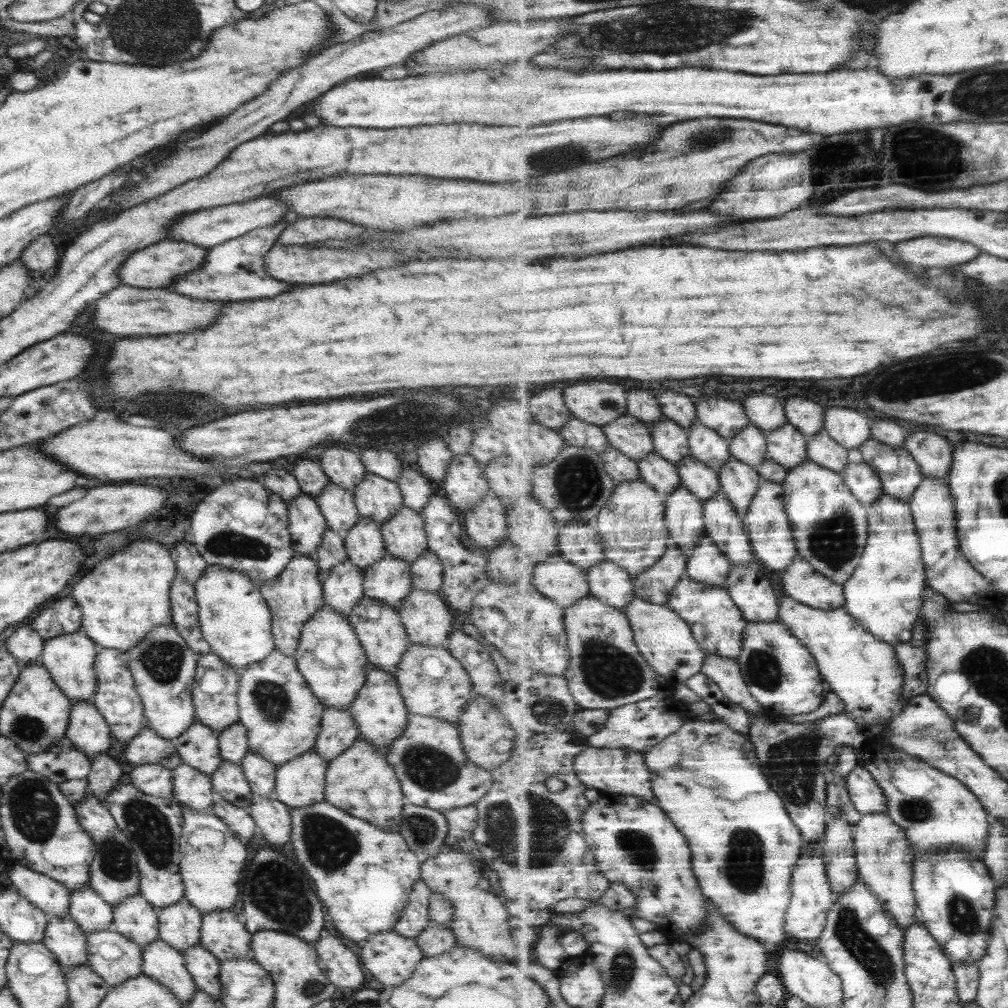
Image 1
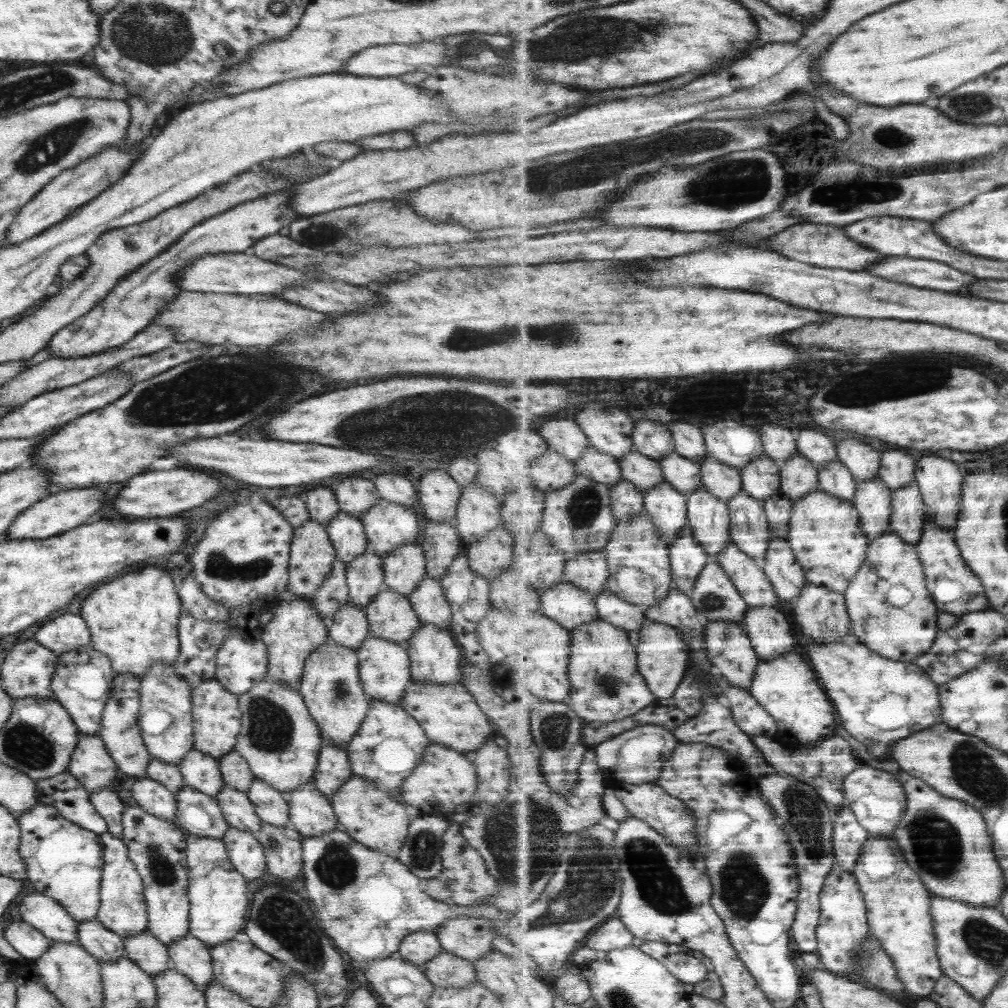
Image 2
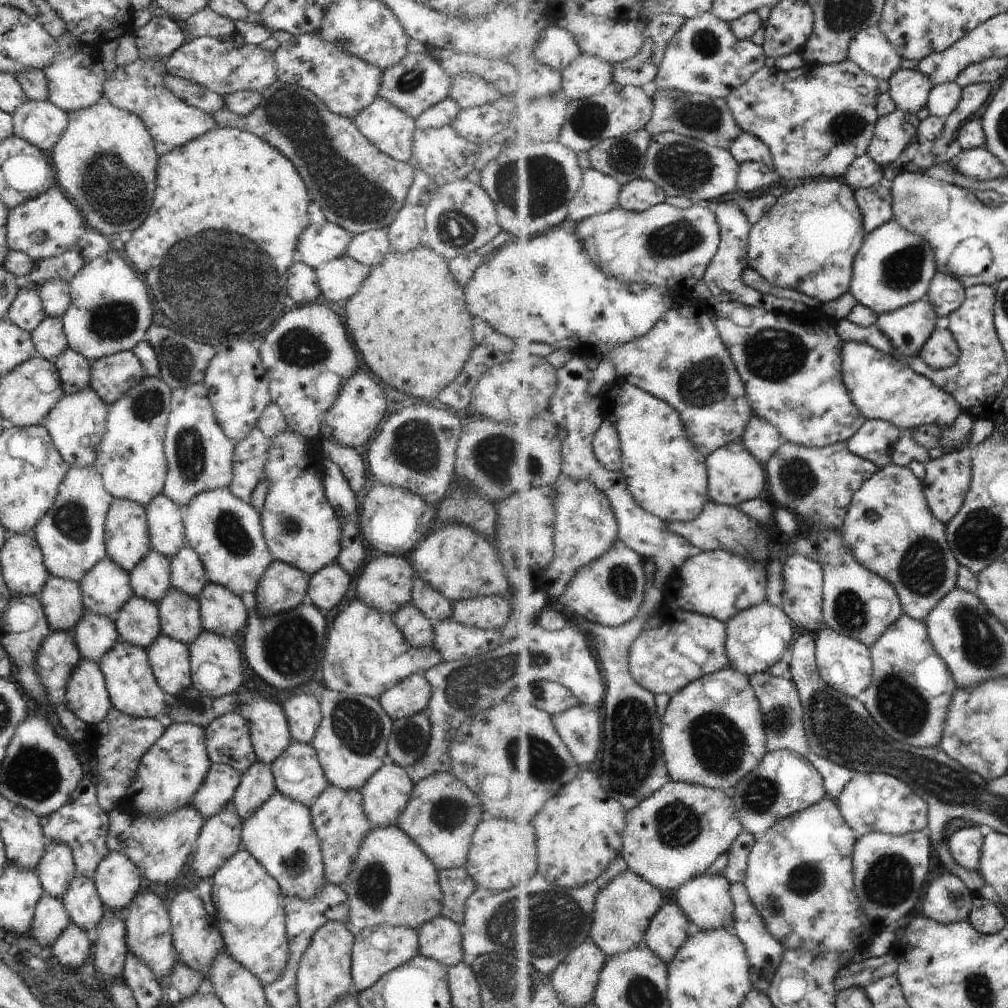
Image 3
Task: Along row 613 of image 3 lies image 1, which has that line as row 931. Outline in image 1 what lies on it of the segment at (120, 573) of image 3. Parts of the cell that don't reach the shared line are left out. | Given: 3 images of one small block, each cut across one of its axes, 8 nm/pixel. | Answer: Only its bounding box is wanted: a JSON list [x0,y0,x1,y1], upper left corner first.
[86,927,142,987]

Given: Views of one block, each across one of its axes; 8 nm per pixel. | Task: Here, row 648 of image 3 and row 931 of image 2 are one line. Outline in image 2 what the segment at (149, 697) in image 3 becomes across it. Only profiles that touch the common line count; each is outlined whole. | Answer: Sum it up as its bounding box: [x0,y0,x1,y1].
[97,833,147,938]

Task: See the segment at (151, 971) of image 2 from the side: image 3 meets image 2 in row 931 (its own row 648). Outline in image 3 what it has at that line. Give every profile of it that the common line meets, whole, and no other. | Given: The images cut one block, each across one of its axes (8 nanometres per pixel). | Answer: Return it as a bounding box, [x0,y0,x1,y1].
[112,594,161,652]

